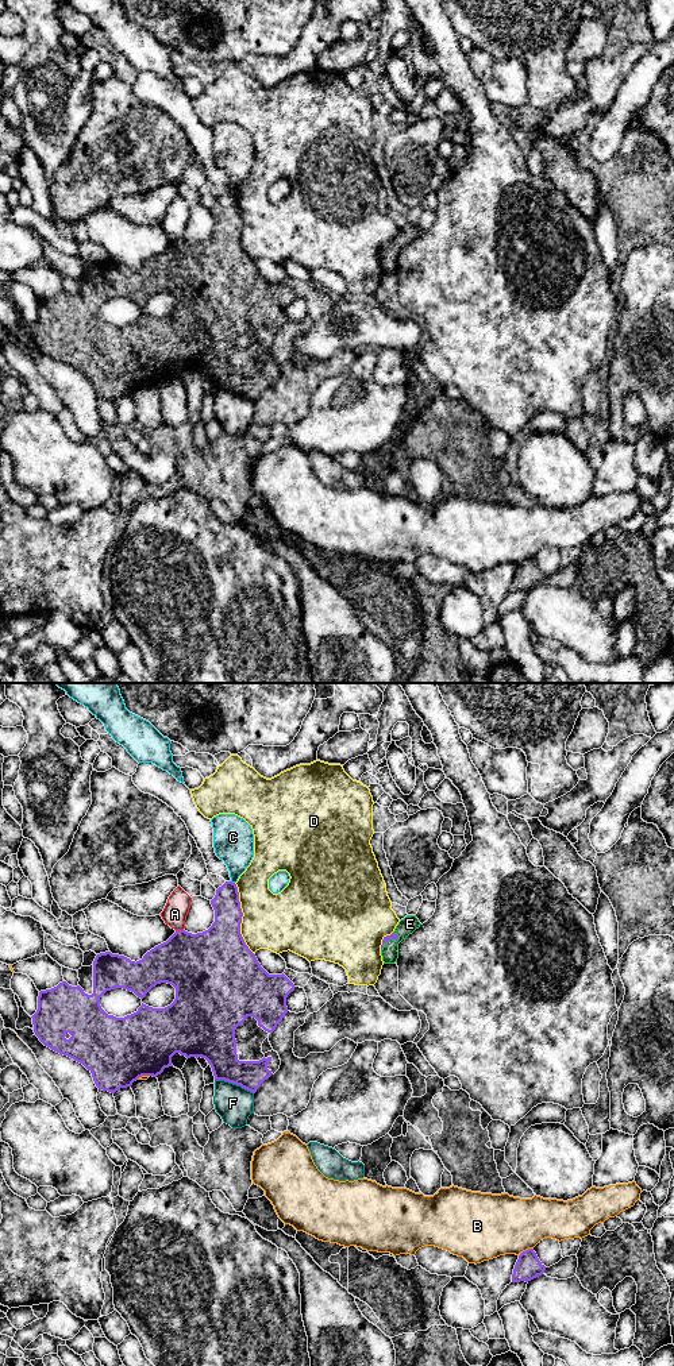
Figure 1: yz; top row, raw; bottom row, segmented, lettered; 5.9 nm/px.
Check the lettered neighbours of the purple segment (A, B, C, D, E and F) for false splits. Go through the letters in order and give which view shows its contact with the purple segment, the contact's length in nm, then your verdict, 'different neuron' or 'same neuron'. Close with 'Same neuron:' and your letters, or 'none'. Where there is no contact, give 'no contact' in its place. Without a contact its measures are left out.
A: meets purple in yz; contact 50 nm long; different neuron
B: meets purple in yz; contact 90 nm long; different neuron
C: meets purple in yz; contact 30 nm long; different neuron
D: meets purple in yz; contact 440 nm long; different neuron
E: meets purple in yz; contact 140 nm long; same neuron
F: meets purple in yz; contact 240 nm long; different neuron
Same neuron: E

